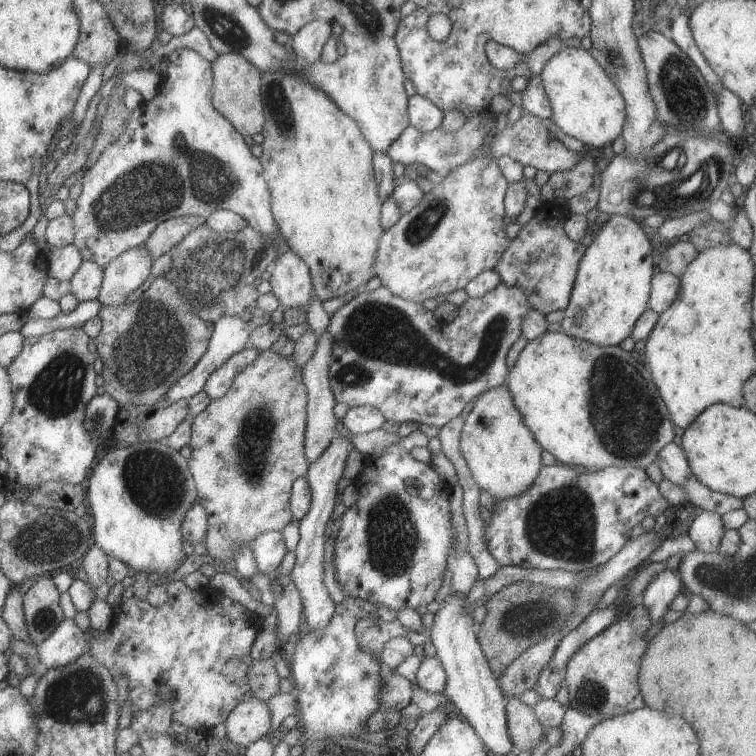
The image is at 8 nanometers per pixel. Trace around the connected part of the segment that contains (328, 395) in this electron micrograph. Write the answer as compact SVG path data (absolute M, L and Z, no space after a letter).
M326 330L320 335L316 342L316 349L313 356L305 363L301 370L303 384L306 388L306 425L304 430L304 455L305 460L313 463L316 458L330 445L331 439L336 434L335 425L337 422L333 416L332 408L336 402L329 388L327 373L330 359L331 339Z

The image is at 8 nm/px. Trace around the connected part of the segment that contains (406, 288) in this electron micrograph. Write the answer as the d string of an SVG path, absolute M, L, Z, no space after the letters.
M491 156L471 159L443 175L443 180L440 184L436 184L430 192L425 193L415 208L403 213L399 217L399 220L397 220L393 226L385 229L383 234L380 236L372 271L374 272L374 275L381 280L381 286L387 287L395 296L420 304L425 300L425 298L435 299L438 296L447 296L454 290L464 289L465 285L474 276L477 276L484 270L493 269L495 264L497 264L497 261L501 258L503 251L510 243L510 240L505 235L506 226L503 225L503 216L505 214L504 194L507 185L508 182L503 178L496 160Z

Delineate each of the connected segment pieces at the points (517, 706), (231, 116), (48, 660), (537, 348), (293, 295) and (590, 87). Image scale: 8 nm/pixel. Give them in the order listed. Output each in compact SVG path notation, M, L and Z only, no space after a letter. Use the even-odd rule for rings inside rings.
M509 697L505 701L504 711L511 744L520 751L535 748L541 740L543 728L535 716L534 708L525 705L517 697Z
M237 53L217 55L211 62L213 108L242 136L262 132L264 114L260 99L261 72Z
M63 619L43 642L36 644L38 659L47 669L77 660L86 649L84 632L71 619Z
M547 331L538 339L527 342L515 365L509 369L505 385L537 444L559 463L595 471L629 466L644 470L655 462L658 450L675 438L674 424L648 368L618 345L597 345L563 332ZM661 434L665 440L657 440Z
M291 249L277 256L270 267L270 292L283 309L305 310L312 286L307 265Z
M563 46L544 65L540 72L552 113L550 119L566 134L582 142L585 149L601 148L619 136L625 120L625 103L617 87L591 56L590 51Z

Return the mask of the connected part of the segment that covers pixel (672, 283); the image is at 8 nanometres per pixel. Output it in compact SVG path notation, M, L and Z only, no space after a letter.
M655 270L650 280L649 300L646 308L655 312L663 312L673 304L678 296L680 278L671 273L661 273Z

